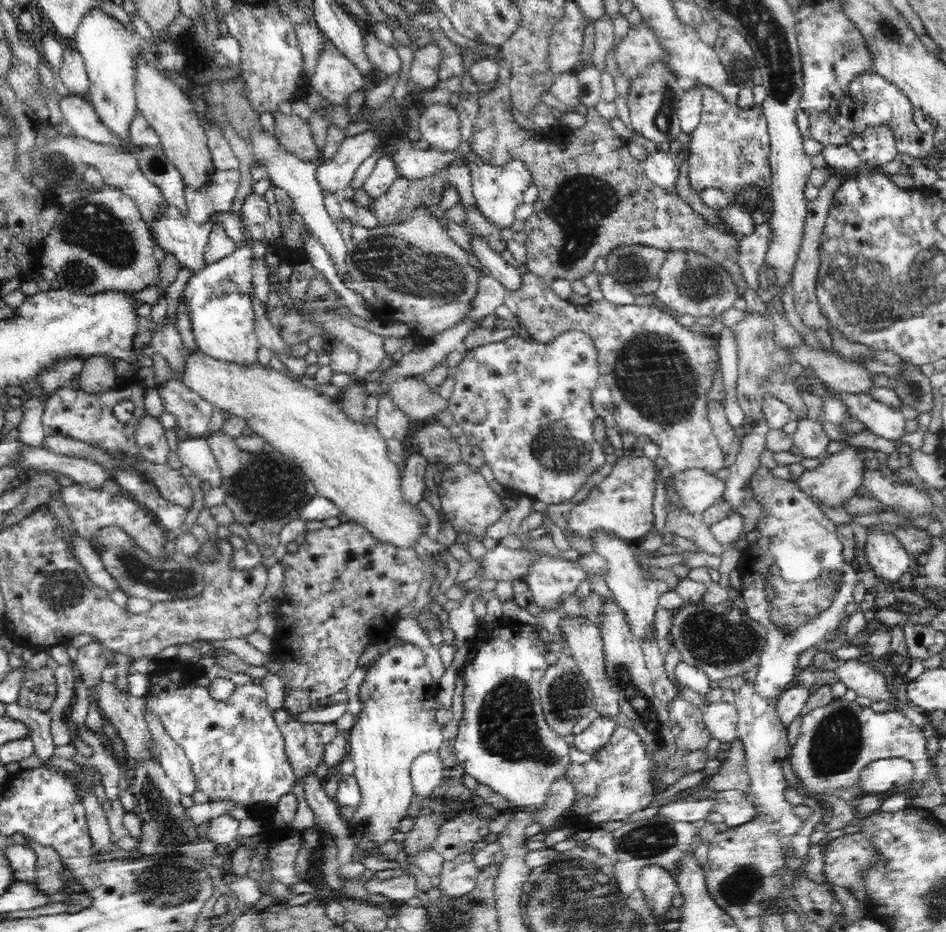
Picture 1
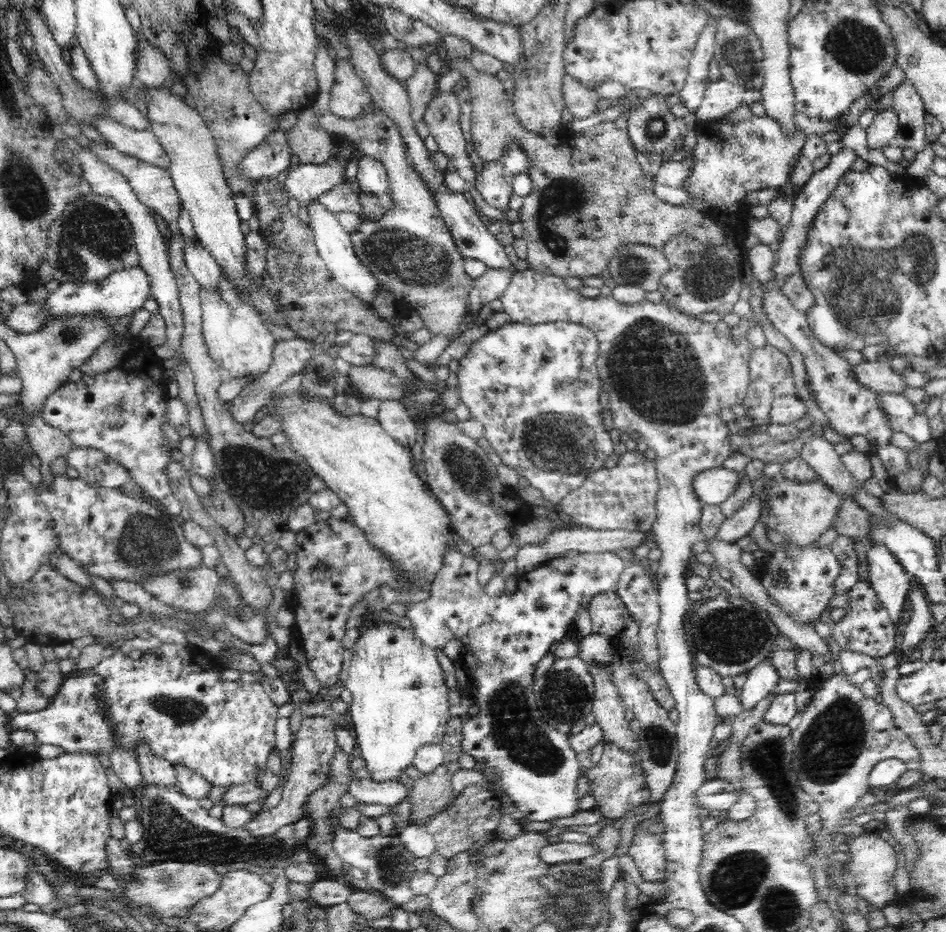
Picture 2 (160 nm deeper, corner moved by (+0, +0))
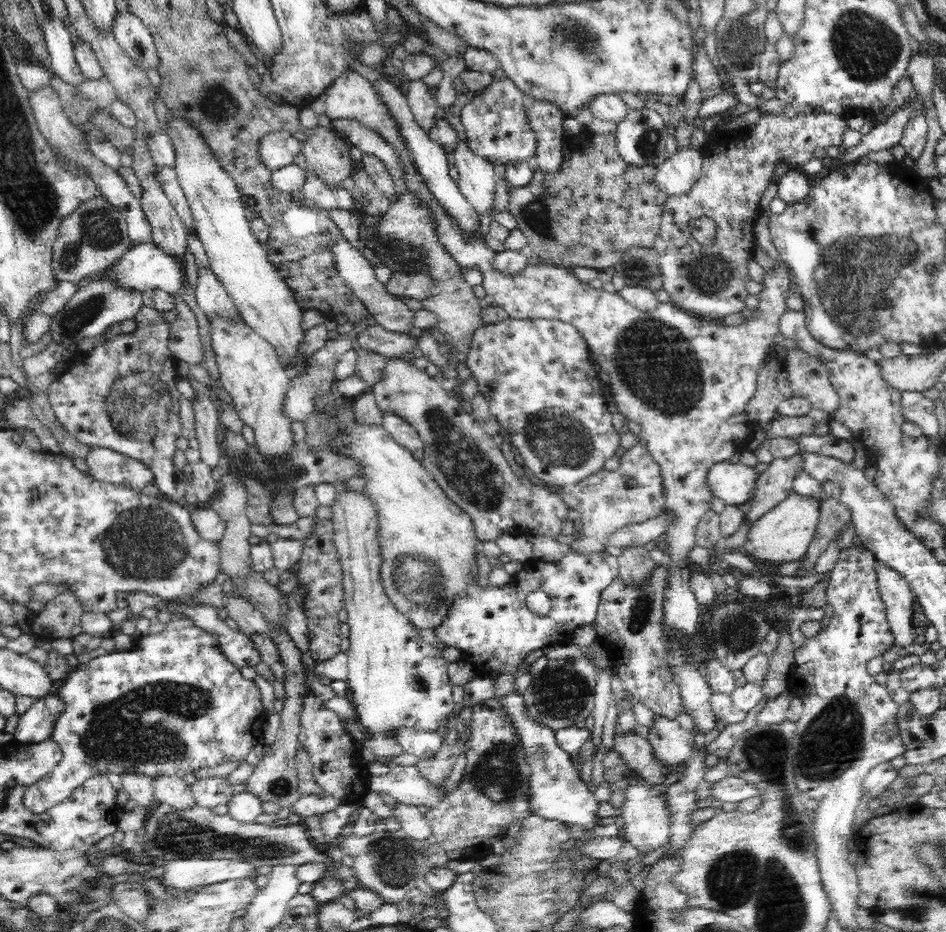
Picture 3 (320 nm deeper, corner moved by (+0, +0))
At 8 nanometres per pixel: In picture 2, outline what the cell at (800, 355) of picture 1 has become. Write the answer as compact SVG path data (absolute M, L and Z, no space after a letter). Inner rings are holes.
M863 361L853 369L853 377L862 388L866 388L870 392L876 392L879 395L902 395L909 387L903 374L895 372L892 366L886 362Z

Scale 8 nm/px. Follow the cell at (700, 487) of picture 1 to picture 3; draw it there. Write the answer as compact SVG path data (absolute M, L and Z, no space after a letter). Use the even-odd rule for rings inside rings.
M724 461L710 470L707 484L711 487L712 498L722 498L726 505L740 505L750 498L758 478L756 468Z

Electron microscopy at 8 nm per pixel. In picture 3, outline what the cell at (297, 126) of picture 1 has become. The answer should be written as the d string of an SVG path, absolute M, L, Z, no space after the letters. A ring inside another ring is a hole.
M316 126L307 131L308 140L301 146L306 169L328 186L338 186L351 170L350 148L332 128Z

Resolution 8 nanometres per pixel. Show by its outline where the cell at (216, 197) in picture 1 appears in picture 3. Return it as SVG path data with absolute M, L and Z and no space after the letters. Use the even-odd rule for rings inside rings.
M270 132L260 142L260 161L270 172L284 168L294 162L296 155L301 154L302 144L290 132Z

